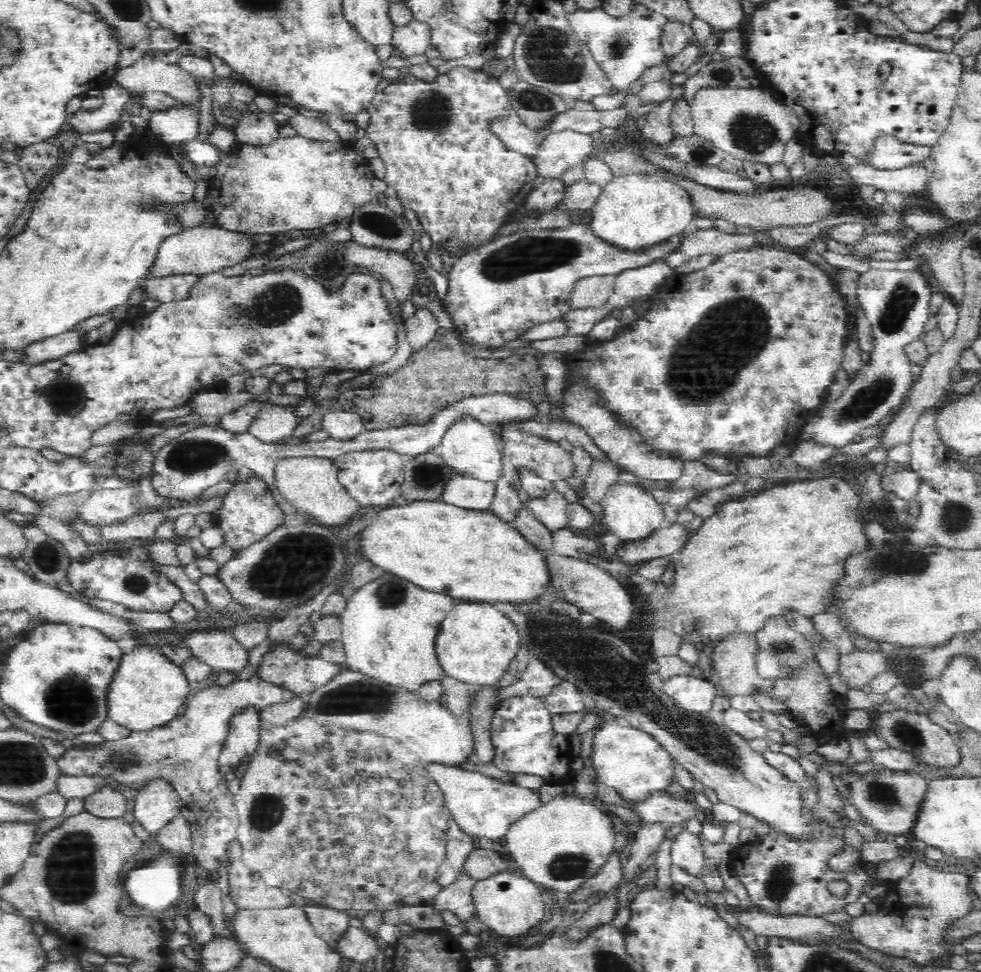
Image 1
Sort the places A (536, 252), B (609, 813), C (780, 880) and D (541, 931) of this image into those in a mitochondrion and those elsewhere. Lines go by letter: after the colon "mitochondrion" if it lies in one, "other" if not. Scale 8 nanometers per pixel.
A: mitochondrion
B: other
C: mitochondrion
D: other

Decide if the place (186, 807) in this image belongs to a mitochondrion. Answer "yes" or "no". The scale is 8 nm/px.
no

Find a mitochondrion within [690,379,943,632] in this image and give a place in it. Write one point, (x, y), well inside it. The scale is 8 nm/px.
(896, 561)

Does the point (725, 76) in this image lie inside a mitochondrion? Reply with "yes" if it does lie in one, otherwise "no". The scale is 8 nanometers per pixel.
yes

